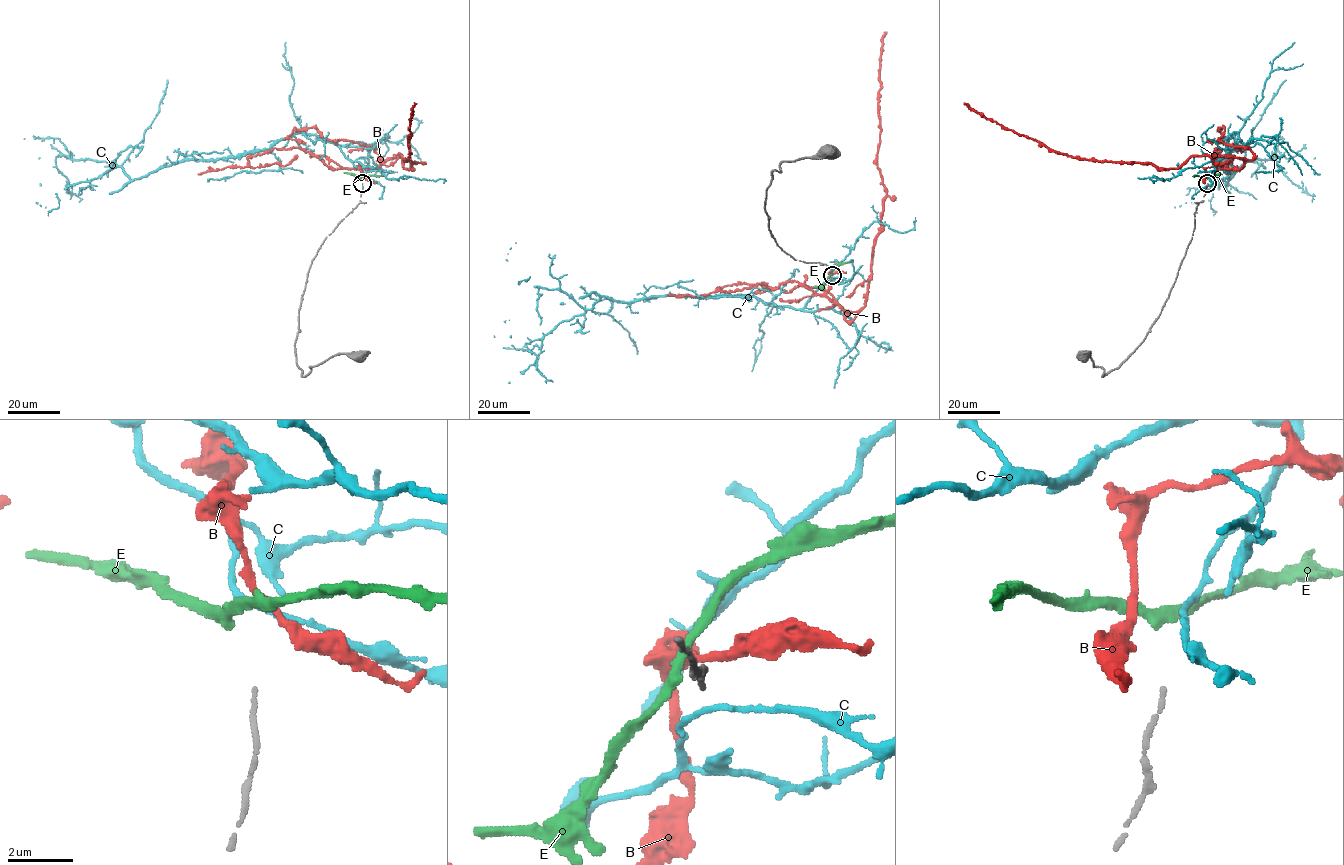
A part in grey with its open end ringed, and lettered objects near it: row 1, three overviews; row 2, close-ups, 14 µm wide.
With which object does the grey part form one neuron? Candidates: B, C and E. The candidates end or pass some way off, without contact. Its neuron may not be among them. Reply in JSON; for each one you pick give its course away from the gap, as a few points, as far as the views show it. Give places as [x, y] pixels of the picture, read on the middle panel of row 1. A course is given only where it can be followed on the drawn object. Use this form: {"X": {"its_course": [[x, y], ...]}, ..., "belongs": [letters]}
{"E": {"its_course": [[830, 275], [836, 266], [853, 260]]}, "belongs": ["E"]}

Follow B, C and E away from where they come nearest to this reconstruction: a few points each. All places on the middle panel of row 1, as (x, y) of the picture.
B: (835, 273), (826, 296), (845, 310), (861, 309), (886, 195), (877, 166), (880, 63), (886, 32)
C: (835, 277), (801, 309), (738, 296), (601, 296), (530, 350), (503, 347), (494, 335), (509, 320)
E: (830, 275), (836, 266), (853, 260)

